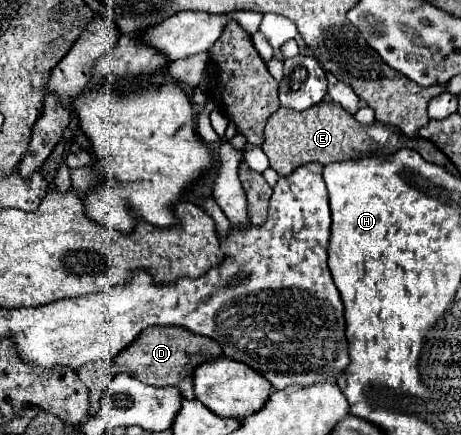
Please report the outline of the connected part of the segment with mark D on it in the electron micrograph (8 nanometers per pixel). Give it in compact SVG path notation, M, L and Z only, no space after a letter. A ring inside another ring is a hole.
M150 327L144 329L140 333L140 337L128 345L118 357L116 361L108 367L108 363L104 361L94 361L88 363L84 367L80 367L76 371L78 379L90 389L90 409L88 409L88 417L96 415L98 411L98 401L96 401L96 387L100 383L106 383L106 373L110 373L114 377L114 373L118 373L120 369L124 369L126 373L138 377L140 381L154 385L154 387L178 387L180 395L184 399L194 399L194 385L192 385L192 377L194 377L194 369L200 367L202 363L216 359L222 355L222 347L208 337L196 335L188 329L182 327Z

